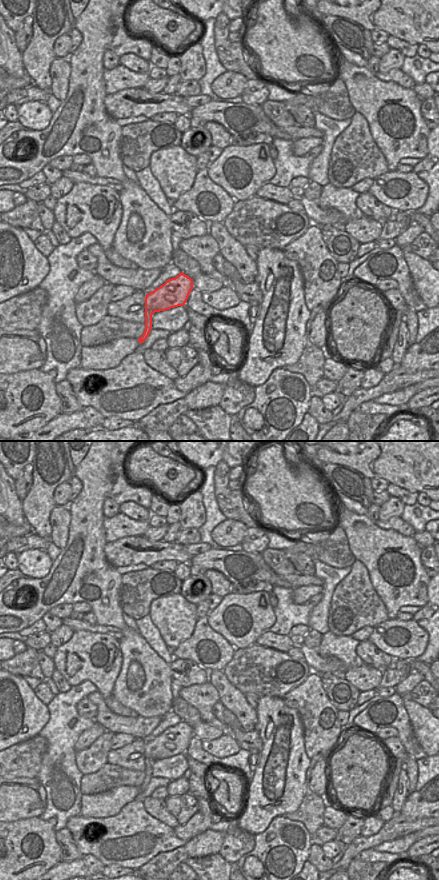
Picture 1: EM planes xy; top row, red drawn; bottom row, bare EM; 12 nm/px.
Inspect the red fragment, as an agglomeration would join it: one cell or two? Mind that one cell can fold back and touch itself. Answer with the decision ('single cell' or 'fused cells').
single cell

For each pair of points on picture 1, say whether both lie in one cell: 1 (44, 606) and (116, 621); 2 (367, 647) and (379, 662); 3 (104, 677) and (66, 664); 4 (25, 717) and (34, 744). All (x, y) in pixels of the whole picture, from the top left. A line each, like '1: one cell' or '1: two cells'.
1: one cell
2: one cell
3: one cell
4: two cells

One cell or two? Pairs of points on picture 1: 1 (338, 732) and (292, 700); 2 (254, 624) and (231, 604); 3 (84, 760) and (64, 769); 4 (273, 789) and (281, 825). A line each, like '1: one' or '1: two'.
1: one
2: one
3: two
4: two

